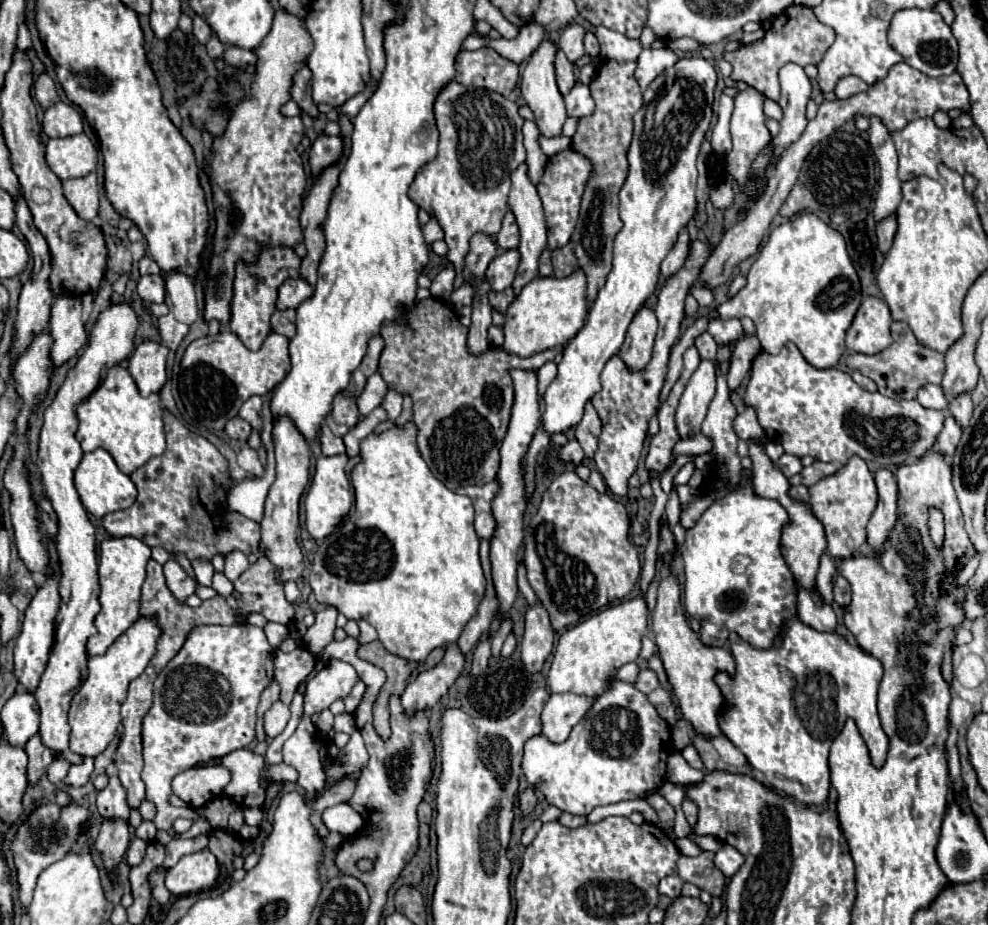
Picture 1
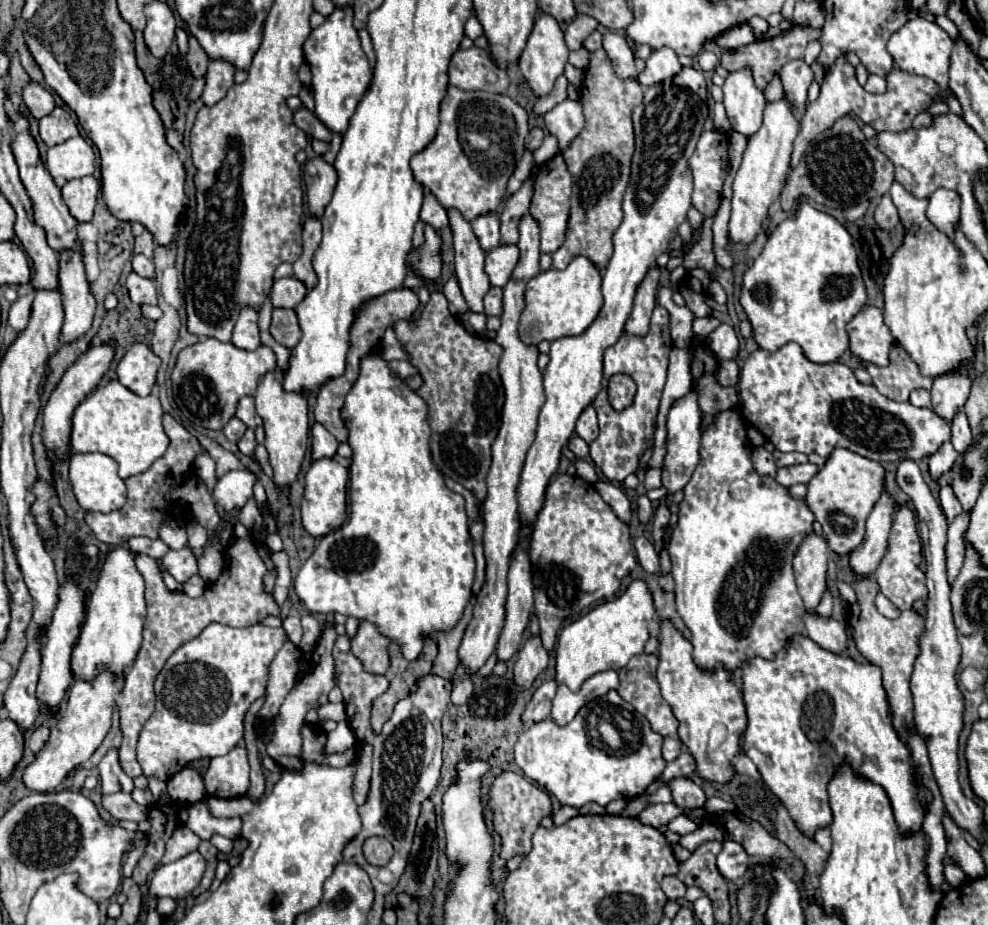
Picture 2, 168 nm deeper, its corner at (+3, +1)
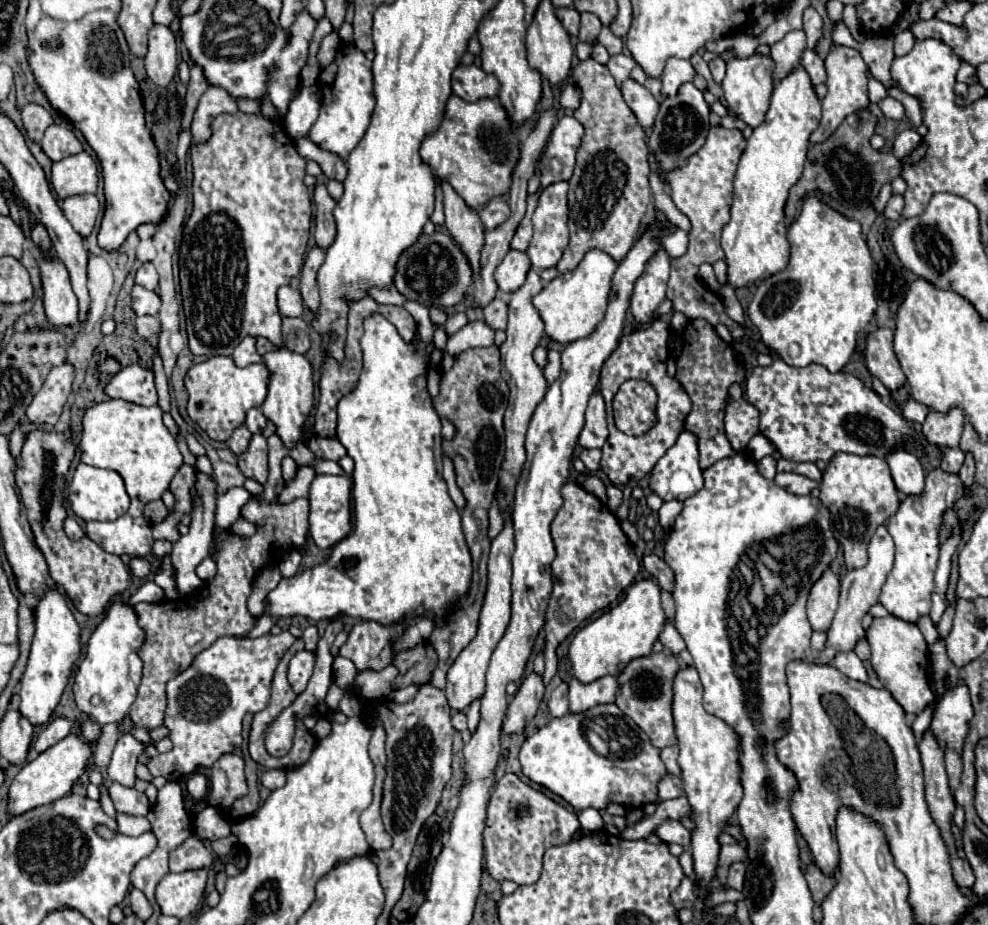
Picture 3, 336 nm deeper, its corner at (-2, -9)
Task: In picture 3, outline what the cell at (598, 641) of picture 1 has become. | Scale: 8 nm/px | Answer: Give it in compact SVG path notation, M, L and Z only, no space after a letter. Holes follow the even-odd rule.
M654 580L634 582L618 606L582 626L572 638L568 648L572 678L580 680L582 684L590 684L602 676L618 676L630 660L652 654L652 644L656 642L664 624L666 616L660 602L660 586Z

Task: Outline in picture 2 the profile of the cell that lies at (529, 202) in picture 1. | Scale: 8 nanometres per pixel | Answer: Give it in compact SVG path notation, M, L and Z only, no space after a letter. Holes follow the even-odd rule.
M525 216L519 224L519 250L521 258L513 270L513 278L503 288L503 316L501 328L495 334L495 342L503 348L499 360L499 374L505 388L505 404L503 404L503 418L499 434L493 442L493 462L487 474L487 498L483 502L483 518L485 518L485 534L483 534L483 548L487 560L487 576L481 592L477 594L473 620L469 622L463 642L459 646L459 664L465 668L467 674L475 674L487 658L495 652L497 638L503 630L505 622L505 600L507 600L507 570L511 562L511 552L517 542L517 484L519 474L525 462L525 454L535 440L535 418L539 414L539 406L543 406L543 374L537 368L537 346L527 346L519 338L519 316L525 308L525 286L527 282L537 276L539 270L539 226L531 216Z

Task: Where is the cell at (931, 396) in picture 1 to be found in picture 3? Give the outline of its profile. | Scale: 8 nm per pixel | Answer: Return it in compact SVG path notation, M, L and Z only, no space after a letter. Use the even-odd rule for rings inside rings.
M908 400L908 402L902 404L902 414L904 414L904 418L910 420L910 422L918 422L918 424L922 424L922 422L926 420L928 410L930 410L930 408L928 408L926 404L920 404L920 402L916 402L916 400Z

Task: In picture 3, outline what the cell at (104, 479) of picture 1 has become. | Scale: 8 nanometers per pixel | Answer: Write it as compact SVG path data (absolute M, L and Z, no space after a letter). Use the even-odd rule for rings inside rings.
M78 464L74 478L68 486L68 500L70 500L74 514L78 518L82 518L84 522L116 520L122 514L126 514L128 506L130 506L130 496L126 494L122 476L114 470L104 470L104 468L96 468L96 466L88 466L88 464Z

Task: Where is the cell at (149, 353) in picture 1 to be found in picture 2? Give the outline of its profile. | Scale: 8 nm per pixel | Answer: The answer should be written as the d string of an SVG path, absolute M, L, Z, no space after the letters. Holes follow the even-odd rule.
M133 344L129 352L121 358L115 374L117 380L137 396L149 396L151 388L155 386L159 364L161 360L153 354L149 346Z

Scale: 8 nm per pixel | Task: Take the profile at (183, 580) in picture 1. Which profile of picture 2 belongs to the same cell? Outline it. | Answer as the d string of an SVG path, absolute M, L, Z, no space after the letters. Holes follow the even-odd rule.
M189 544L181 550L169 550L163 556L163 564L177 582L187 582L191 576L197 574L197 558Z

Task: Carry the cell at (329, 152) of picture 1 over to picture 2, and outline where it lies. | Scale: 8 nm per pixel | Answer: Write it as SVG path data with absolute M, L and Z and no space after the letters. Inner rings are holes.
M317 156L317 158L305 162L303 180L305 180L305 188L307 188L309 210L315 218L321 218L325 206L331 200L335 184L337 184L335 168L331 164L323 162L321 156Z

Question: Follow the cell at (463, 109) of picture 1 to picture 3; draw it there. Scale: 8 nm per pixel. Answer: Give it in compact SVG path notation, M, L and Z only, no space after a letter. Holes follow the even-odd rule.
M450 96L442 126L420 146L420 158L430 166L434 178L448 182L472 210L482 210L496 196L504 196L512 184L512 170L520 160L518 128L506 108L492 98L466 102Z

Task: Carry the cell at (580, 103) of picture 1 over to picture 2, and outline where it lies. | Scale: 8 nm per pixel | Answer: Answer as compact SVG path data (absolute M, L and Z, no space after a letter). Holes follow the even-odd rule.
M563 100L559 106L555 106L555 110L545 114L545 126L557 138L559 152L571 146L571 142L583 130L583 122L585 118L583 118L581 104L573 100Z

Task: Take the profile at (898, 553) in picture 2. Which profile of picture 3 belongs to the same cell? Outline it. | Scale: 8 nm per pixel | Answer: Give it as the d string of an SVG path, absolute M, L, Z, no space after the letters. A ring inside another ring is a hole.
M936 468L926 476L924 494L904 500L888 522L888 532L892 534L896 544L896 562L886 584L882 586L880 604L884 604L890 614L906 622L916 622L918 616L930 612L930 594L934 590L934 570L938 562L938 528L942 524L942 514L948 508L944 490L960 492L964 490L964 484L958 474Z

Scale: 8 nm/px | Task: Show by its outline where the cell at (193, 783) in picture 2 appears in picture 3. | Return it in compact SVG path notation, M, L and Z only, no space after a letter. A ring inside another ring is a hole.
M194 774L192 778L188 778L186 782L186 790L188 790L188 796L194 798L194 800L202 800L206 796L206 790L208 790L208 782L202 774Z

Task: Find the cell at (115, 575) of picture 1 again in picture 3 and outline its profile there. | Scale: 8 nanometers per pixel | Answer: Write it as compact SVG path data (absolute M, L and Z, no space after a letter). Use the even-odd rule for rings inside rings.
M112 602L104 614L104 620L92 632L86 646L86 656L78 666L74 678L74 698L78 708L98 724L120 722L128 714L130 704L136 700L144 666L142 658L138 656L142 644L144 628L140 628L134 608L126 602ZM92 696L100 696L102 702L98 706L92 706Z

